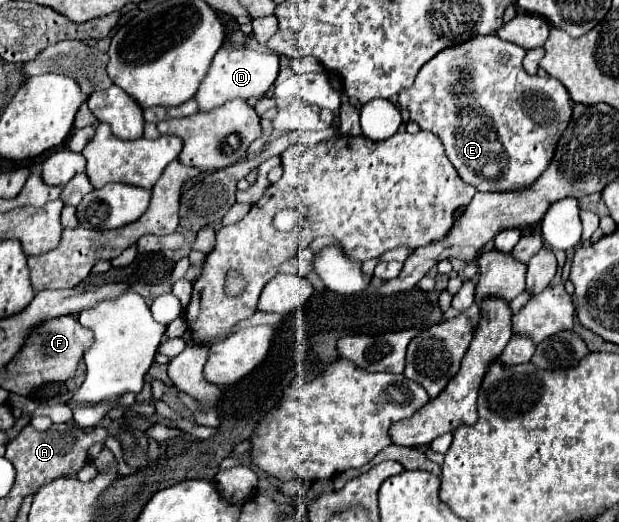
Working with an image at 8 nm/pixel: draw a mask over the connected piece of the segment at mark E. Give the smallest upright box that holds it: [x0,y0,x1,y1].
[398,34,572,190]

